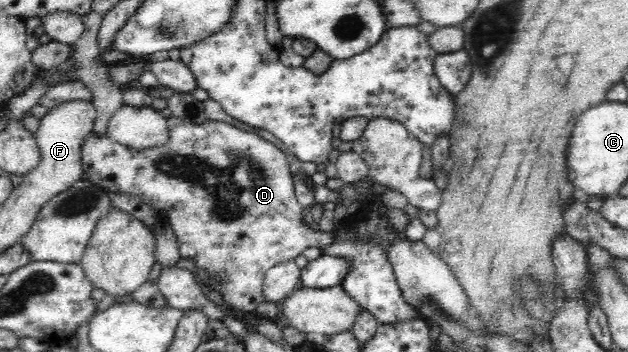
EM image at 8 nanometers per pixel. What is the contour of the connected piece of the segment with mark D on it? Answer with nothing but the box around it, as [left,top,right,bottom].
[81,116,338,313]

